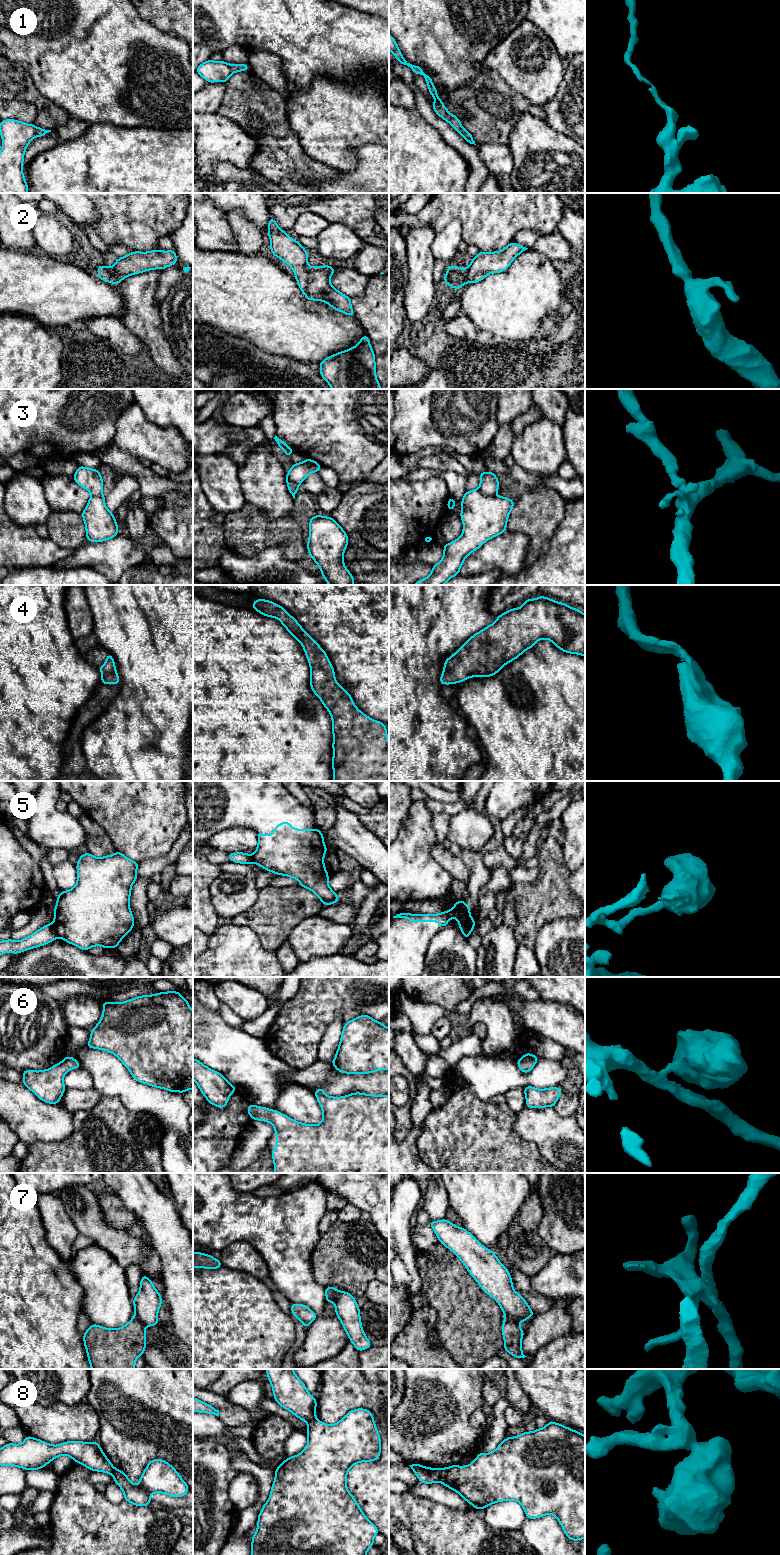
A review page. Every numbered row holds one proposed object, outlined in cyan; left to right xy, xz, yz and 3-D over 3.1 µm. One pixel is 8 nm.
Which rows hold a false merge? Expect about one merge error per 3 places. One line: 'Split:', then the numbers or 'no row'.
Split: 1, 3, 5, 7, 8

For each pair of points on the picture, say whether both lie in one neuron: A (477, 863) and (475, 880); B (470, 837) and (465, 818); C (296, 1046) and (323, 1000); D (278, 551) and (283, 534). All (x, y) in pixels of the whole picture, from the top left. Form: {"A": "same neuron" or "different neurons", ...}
{"A": "same neuron", "B": "same neuron", "C": "same neuron", "D": "different neurons"}

